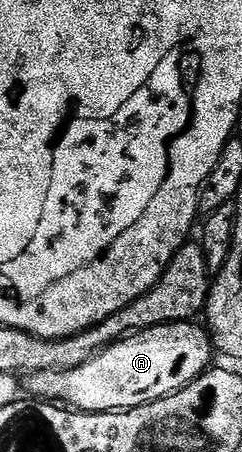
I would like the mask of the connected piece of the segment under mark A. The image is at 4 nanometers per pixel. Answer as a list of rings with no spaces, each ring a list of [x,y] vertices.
[[[198,322],[166,323],[137,331],[99,351],[89,361],[77,365],[68,371],[33,371],[26,376],[25,387],[32,396],[44,401],[58,401],[76,411],[128,411],[131,407],[140,407],[180,391],[193,380],[198,379],[204,371],[212,366],[213,340],[206,326]]]

